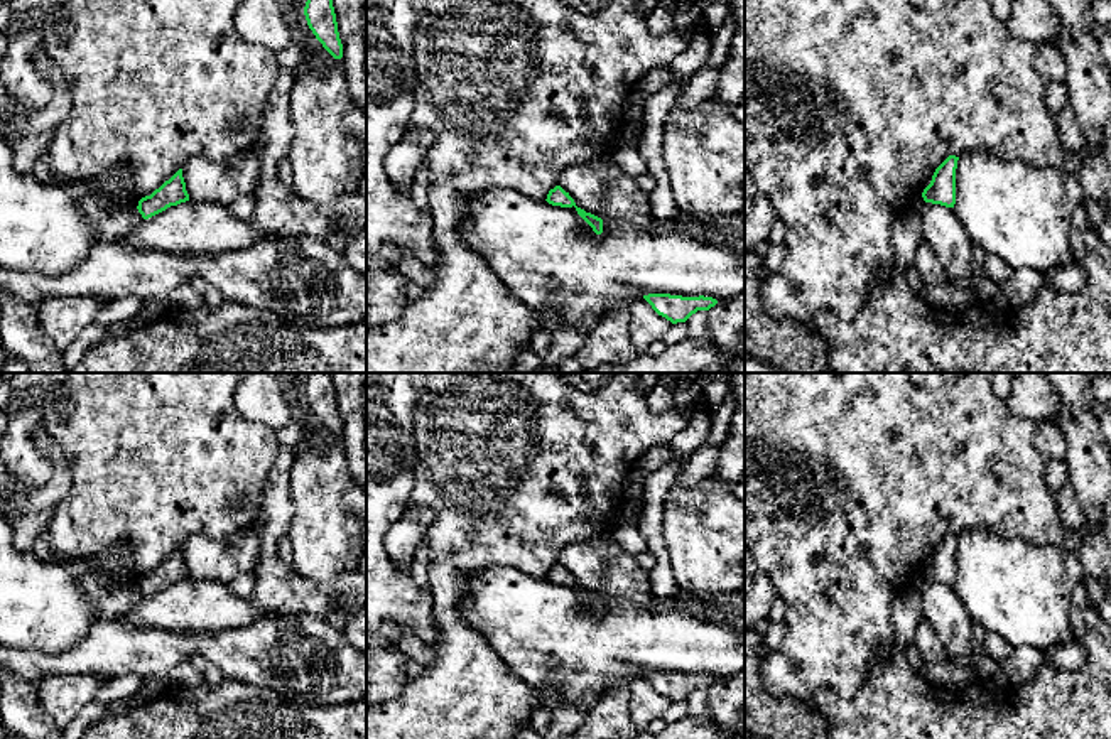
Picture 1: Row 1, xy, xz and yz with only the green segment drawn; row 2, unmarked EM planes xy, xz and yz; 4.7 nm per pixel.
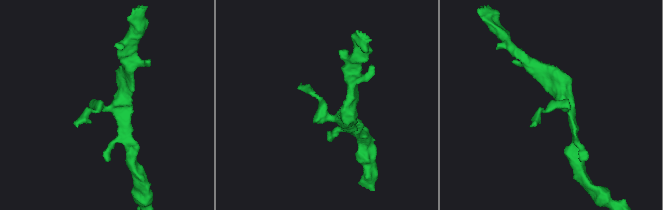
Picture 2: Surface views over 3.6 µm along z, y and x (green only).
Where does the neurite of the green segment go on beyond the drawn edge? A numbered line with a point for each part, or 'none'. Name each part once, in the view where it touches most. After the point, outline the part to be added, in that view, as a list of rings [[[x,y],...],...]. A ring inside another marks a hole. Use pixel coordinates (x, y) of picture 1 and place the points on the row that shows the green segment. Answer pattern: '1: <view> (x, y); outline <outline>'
none

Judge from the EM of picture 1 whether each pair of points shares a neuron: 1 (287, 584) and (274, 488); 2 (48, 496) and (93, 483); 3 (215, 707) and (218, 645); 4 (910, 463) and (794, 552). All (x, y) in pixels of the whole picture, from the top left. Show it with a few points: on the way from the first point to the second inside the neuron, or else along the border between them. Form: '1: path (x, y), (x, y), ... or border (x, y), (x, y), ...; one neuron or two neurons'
1: path (269, 560), (269, 534), (274, 512); one neuron
2: border (63, 451), (71, 488), (53, 508); two neurons
3: border (225, 677), (264, 687); two neurons
4: path (882, 464), (823, 523); one neuron

